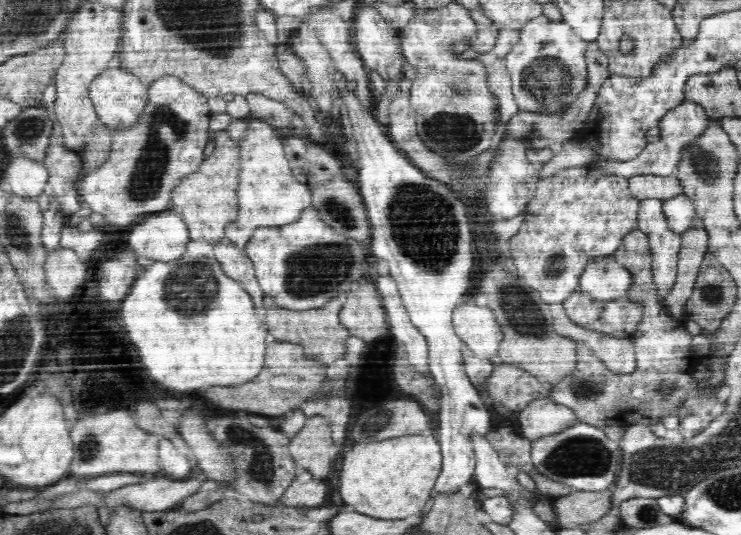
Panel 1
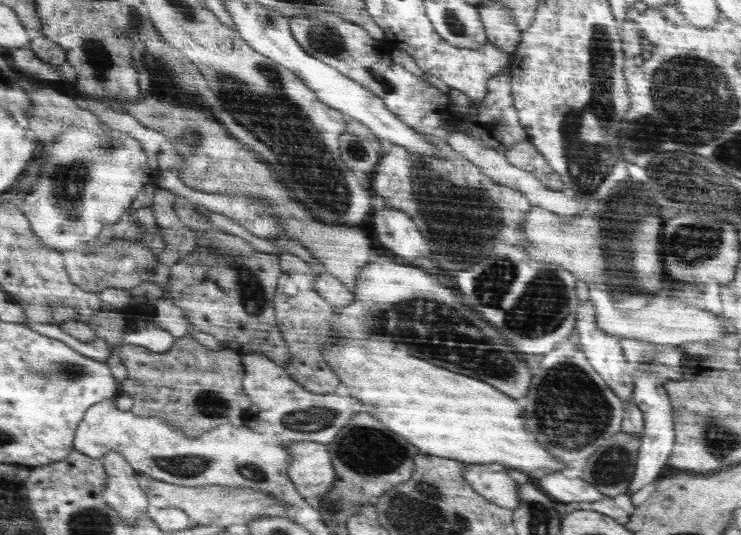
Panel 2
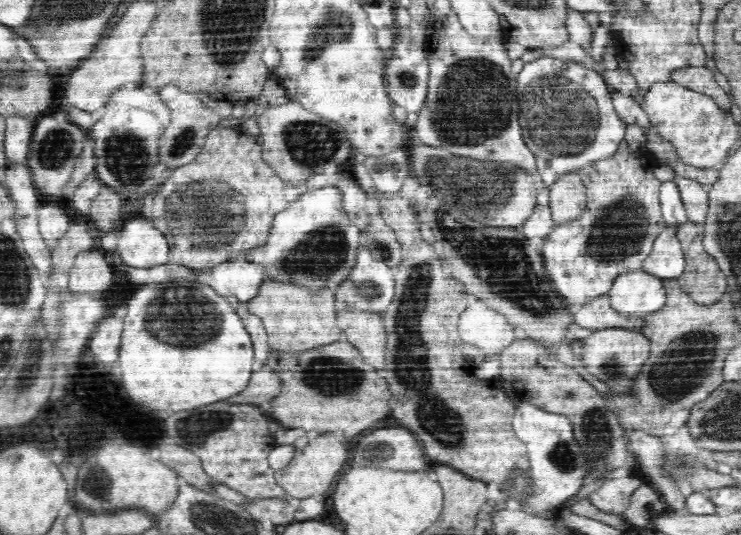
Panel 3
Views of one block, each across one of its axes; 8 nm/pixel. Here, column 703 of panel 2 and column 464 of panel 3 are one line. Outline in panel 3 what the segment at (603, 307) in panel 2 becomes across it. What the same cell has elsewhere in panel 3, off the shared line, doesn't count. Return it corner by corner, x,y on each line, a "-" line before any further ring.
470,304
468,310
460,316
458,332
460,338
474,344
474,346
496,346
504,344
506,346
514,342
514,328
504,322
504,316
492,312
484,304

